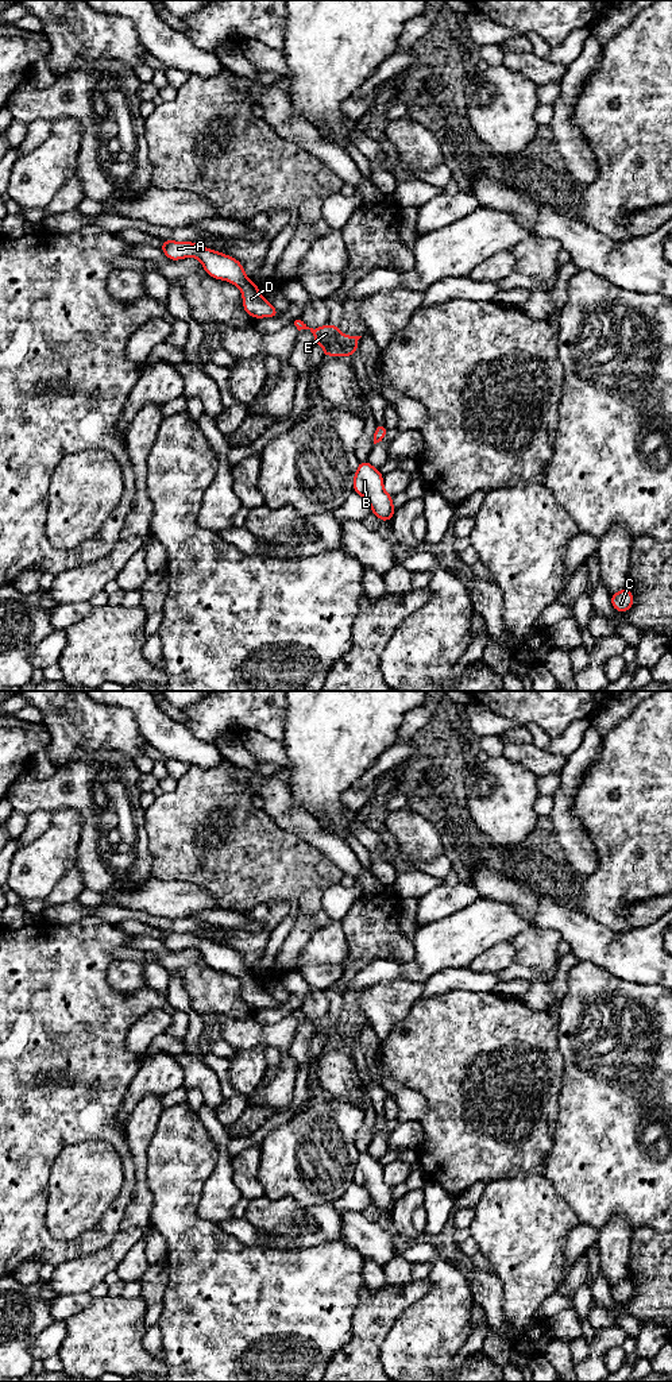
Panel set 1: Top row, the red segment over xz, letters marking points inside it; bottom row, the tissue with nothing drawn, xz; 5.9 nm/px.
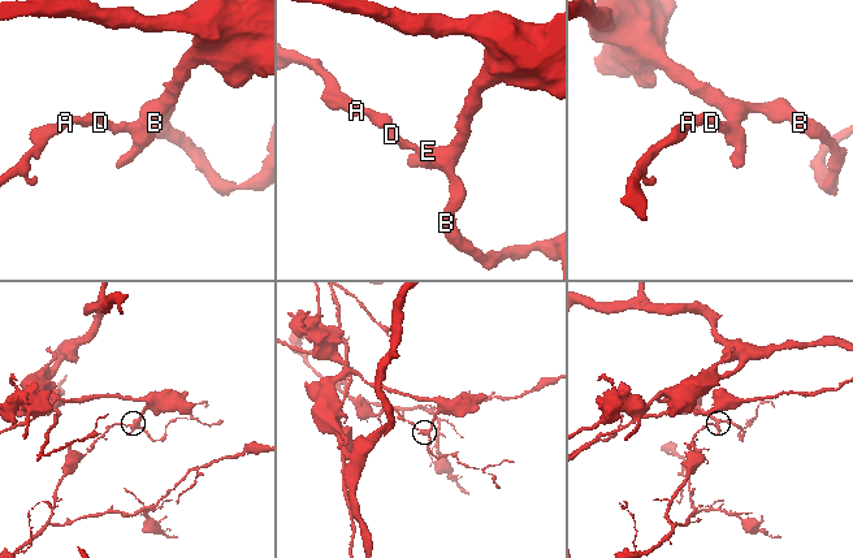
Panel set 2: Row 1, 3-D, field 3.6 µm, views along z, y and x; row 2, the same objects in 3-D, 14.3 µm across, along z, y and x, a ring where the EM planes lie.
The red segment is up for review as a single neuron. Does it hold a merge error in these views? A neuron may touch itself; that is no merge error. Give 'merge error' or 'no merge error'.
merge error

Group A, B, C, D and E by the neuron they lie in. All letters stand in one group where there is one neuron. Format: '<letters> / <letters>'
A D E / B C

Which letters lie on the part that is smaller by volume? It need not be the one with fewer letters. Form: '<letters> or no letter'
A, D, E

